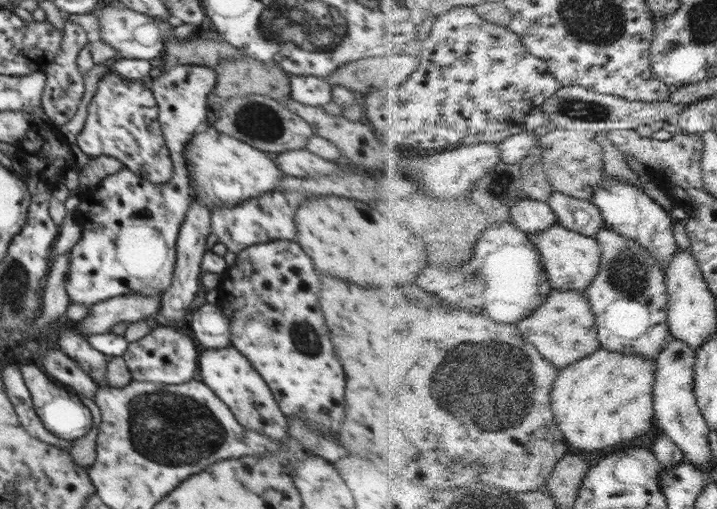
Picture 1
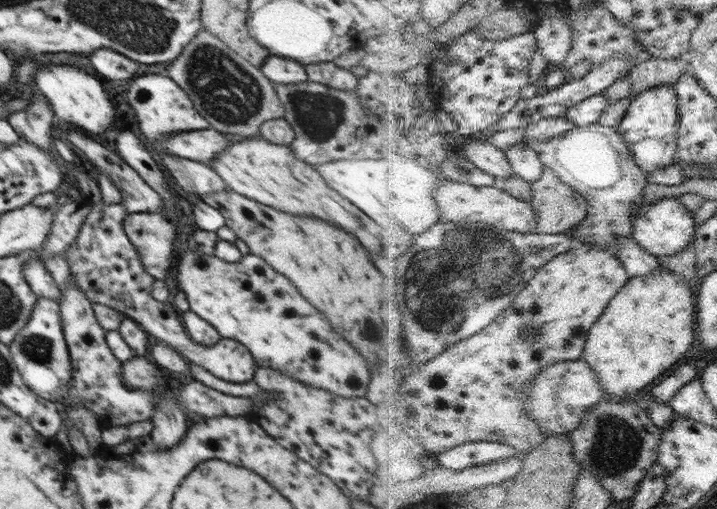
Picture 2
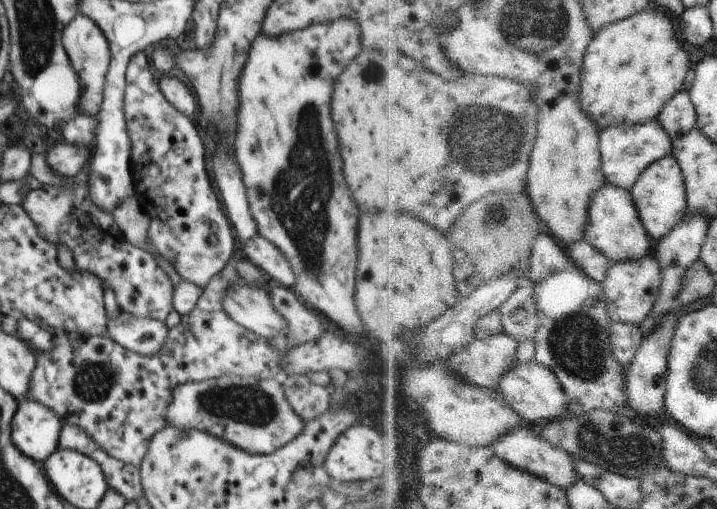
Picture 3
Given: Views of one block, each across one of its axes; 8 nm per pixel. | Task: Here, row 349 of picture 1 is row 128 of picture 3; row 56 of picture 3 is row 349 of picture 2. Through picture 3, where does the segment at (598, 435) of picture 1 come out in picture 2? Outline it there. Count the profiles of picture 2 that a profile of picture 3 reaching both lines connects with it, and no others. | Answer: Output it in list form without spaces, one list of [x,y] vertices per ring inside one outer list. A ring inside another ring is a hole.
[[[665,268],[652,276],[629,280],[591,330],[584,358],[599,373],[606,395],[630,398],[690,352],[696,330],[698,298],[692,285],[675,270]]]

